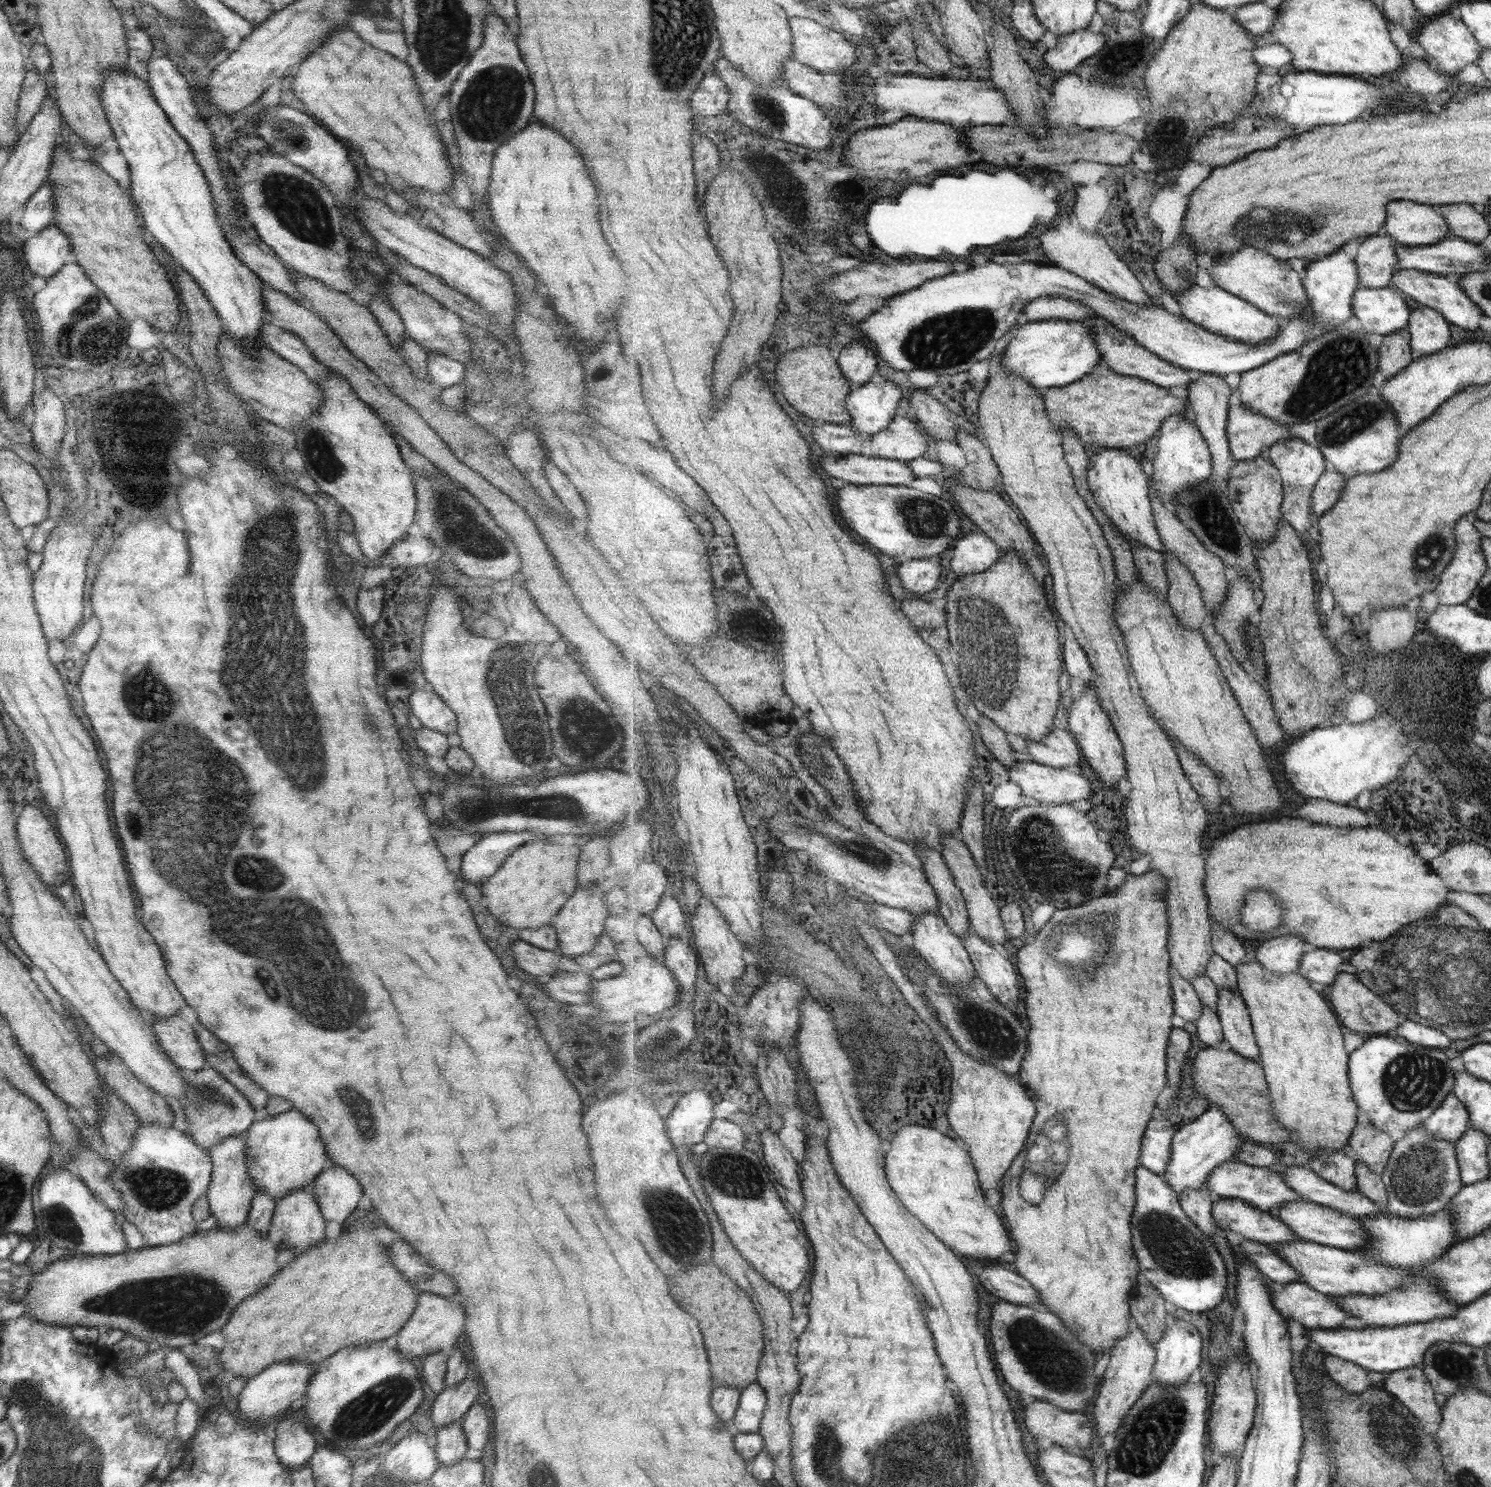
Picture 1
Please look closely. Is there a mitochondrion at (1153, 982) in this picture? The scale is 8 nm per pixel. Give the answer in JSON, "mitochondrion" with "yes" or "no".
{"mitochondrion":"no"}

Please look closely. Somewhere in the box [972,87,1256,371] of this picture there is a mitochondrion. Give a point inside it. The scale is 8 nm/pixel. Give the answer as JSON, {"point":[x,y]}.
{"point":[1164,134]}

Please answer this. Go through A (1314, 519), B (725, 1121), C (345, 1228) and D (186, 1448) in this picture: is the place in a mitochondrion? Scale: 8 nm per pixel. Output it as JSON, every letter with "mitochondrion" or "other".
{"A":"other","B":"other","C":"other","D":"other"}

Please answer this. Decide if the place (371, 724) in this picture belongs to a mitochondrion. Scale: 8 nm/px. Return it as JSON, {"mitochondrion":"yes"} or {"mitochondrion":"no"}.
{"mitochondrion":"yes"}

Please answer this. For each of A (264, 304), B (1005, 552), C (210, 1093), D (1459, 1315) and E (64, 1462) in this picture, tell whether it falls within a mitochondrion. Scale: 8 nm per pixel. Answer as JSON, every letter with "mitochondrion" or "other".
{"A":"other","B":"other","C":"mitochondrion","D":"other","E":"mitochondrion"}

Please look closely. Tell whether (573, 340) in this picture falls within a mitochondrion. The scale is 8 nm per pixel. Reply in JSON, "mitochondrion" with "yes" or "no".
{"mitochondrion":"no"}

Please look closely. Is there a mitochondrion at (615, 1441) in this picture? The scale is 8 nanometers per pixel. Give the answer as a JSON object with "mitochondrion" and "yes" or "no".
{"mitochondrion":"no"}

